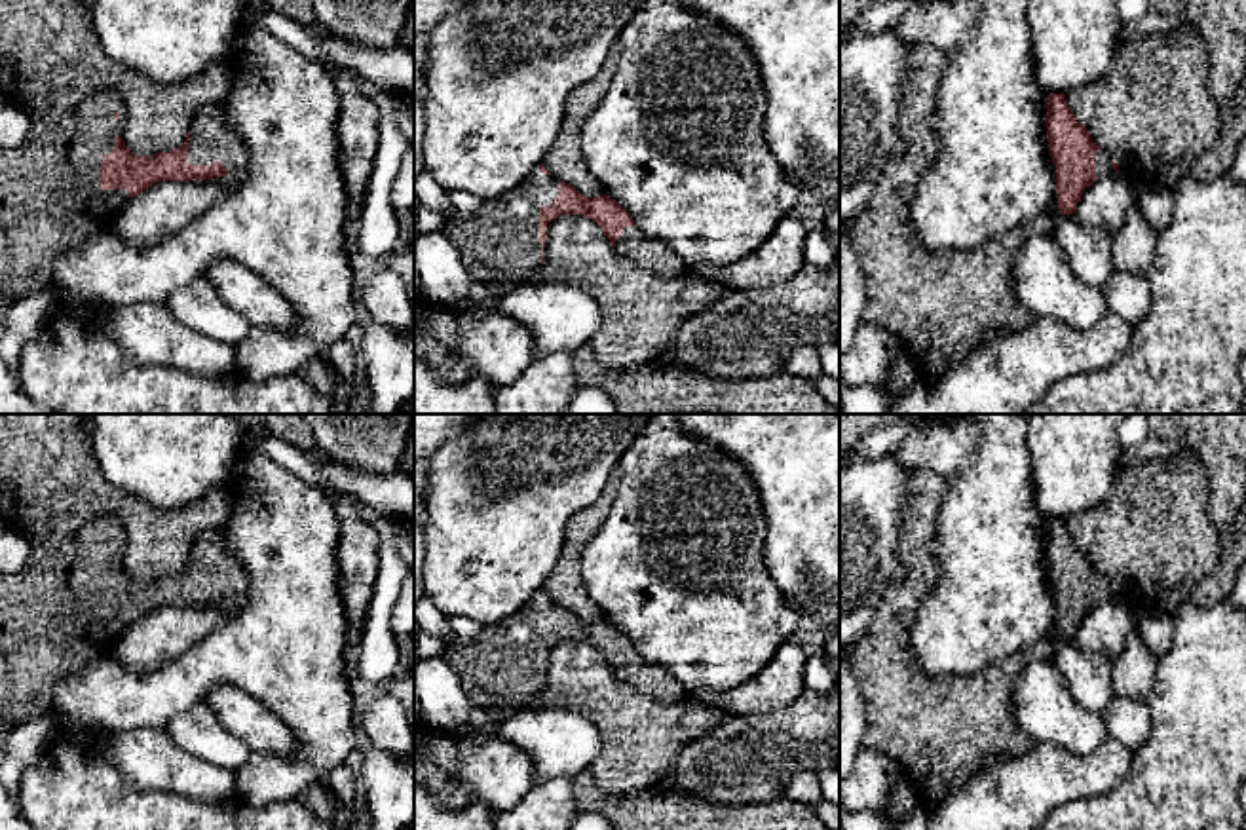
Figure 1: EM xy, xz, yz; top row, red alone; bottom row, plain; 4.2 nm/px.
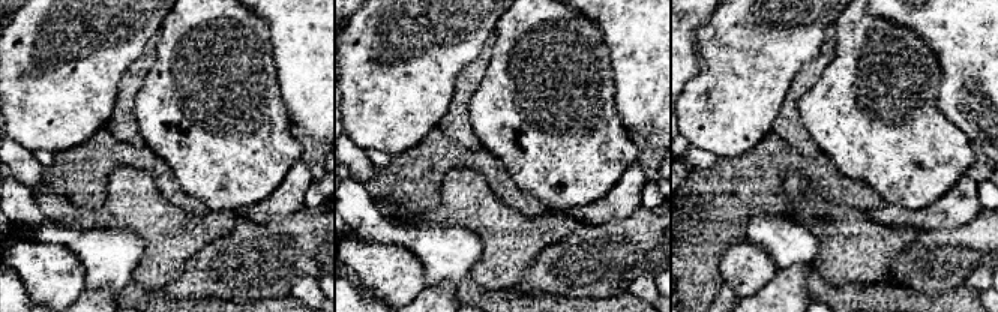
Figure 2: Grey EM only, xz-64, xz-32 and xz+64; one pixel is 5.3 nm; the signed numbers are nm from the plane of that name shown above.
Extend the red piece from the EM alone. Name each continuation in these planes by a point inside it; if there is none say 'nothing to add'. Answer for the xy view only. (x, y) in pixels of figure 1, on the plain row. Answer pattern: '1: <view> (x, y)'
1: xy (211, 565)
2: xy (50, 627)

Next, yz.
1: yz (1104, 593)

